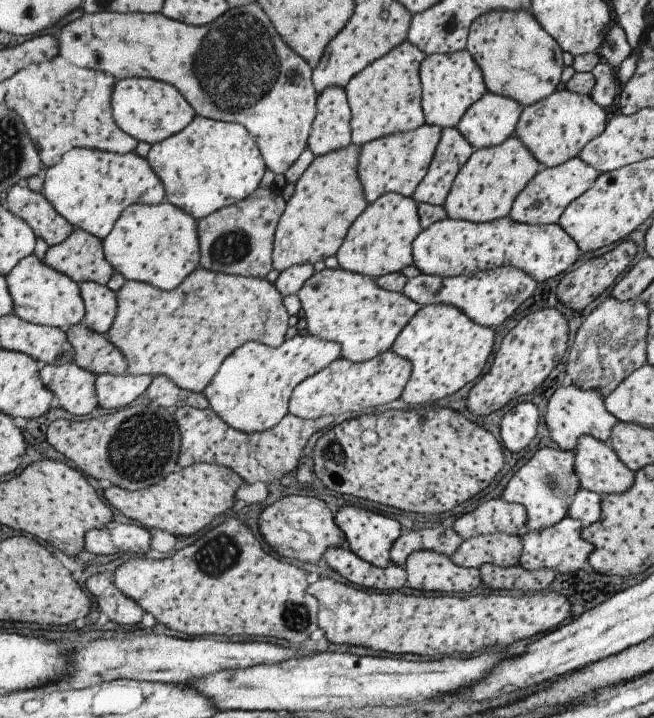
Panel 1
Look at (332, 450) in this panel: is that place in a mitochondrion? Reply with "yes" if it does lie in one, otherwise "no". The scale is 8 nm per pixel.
yes

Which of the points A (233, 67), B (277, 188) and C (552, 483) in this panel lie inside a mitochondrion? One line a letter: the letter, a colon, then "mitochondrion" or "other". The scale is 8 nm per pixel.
A: mitochondrion
B: other
C: mitochondrion

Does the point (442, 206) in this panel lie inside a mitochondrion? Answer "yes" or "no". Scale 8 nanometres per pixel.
no

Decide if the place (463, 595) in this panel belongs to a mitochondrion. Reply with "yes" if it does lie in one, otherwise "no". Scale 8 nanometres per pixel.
no

